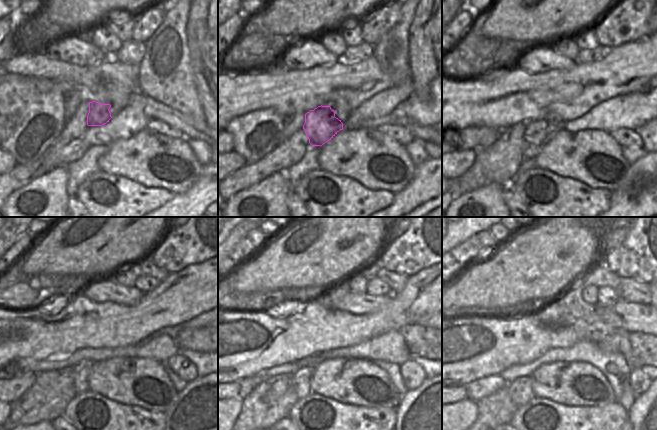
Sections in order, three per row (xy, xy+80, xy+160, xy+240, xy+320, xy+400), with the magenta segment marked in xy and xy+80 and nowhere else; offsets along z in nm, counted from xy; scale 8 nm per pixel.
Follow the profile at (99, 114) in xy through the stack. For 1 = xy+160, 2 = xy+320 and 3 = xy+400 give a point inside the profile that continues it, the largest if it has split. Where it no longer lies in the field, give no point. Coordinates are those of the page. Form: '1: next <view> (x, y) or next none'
1: next xy+160 (538, 132)
2: next xy+320 (302, 378)
3: next xy+400 (521, 391)

